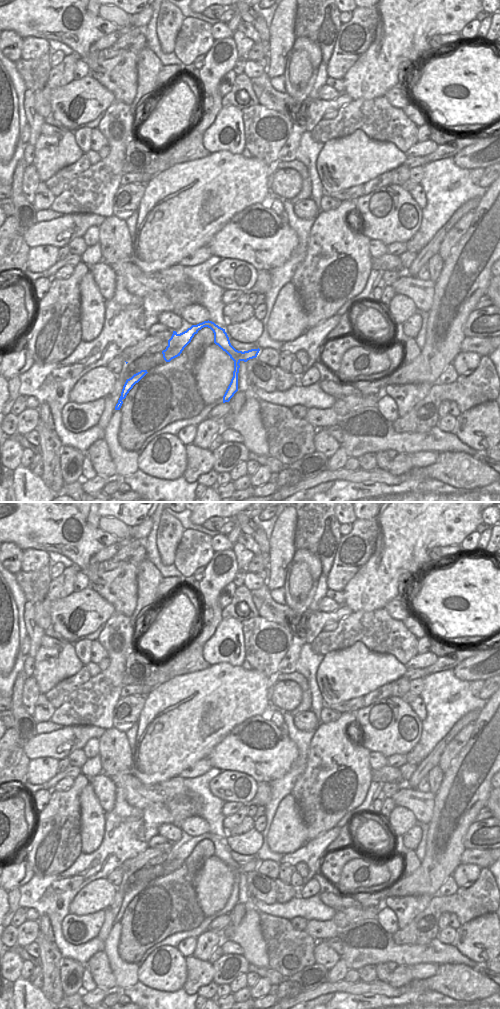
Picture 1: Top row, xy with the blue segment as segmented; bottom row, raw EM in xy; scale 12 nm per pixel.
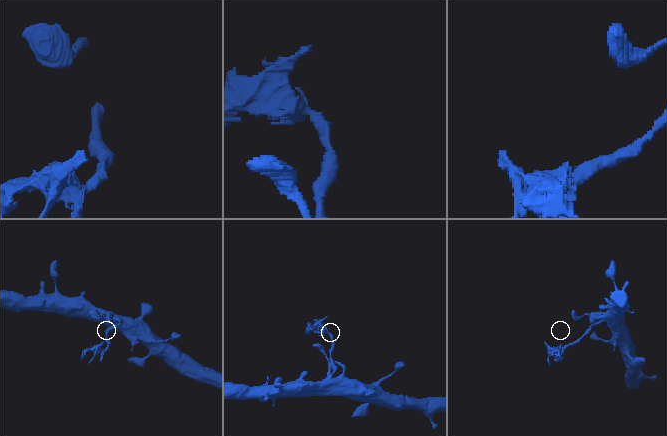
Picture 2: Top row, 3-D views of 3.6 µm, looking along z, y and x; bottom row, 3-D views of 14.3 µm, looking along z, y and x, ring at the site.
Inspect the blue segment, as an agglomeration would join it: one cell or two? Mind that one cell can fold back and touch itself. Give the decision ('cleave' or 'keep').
cleave

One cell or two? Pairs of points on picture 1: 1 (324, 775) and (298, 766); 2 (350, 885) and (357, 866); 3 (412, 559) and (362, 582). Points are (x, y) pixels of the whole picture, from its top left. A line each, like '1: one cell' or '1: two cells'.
1: two cells
2: one cell
3: one cell

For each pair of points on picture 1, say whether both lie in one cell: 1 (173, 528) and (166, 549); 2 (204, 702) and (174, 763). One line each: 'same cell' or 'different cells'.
1: same cell
2: same cell

